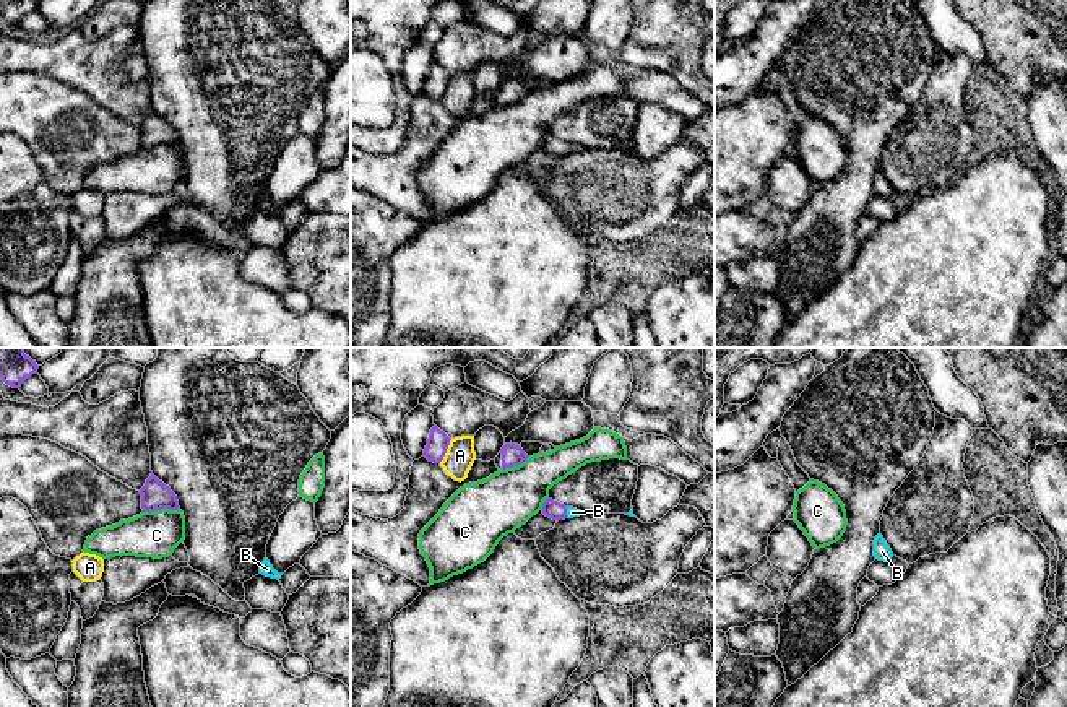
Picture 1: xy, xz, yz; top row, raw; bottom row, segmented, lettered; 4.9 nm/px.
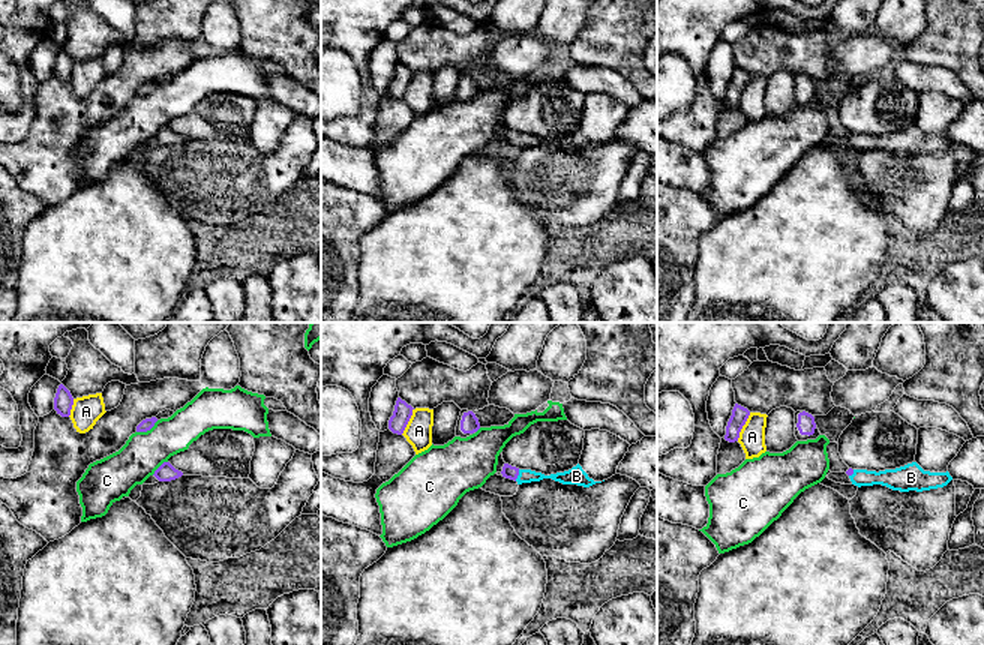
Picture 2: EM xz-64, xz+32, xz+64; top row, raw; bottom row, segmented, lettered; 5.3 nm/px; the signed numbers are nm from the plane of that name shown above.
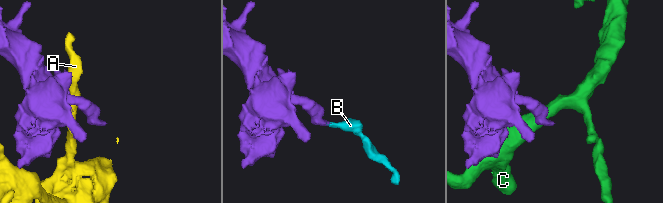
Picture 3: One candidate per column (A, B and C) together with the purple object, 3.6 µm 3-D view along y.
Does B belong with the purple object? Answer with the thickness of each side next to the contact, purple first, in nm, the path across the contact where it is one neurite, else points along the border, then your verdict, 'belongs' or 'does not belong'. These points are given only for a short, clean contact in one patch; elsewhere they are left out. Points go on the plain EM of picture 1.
90/50 nm | across xz (552, 145), (565, 148), (572, 148) | belongs

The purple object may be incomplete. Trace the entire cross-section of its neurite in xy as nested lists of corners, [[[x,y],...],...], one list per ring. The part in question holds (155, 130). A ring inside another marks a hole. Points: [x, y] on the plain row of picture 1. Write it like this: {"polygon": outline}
{"polygon": [[[153,109],[140,125],[143,148],[154,148],[161,145],[179,146],[177,132],[159,117]]]}

